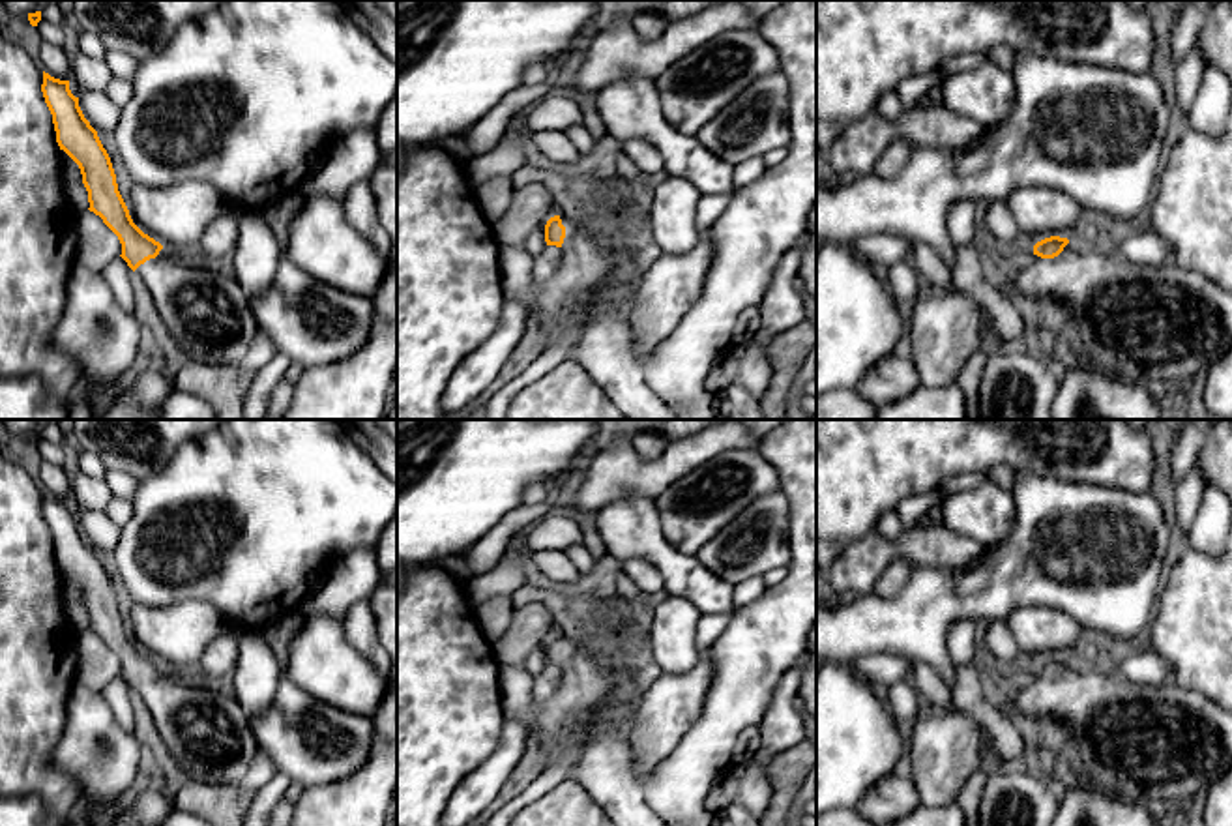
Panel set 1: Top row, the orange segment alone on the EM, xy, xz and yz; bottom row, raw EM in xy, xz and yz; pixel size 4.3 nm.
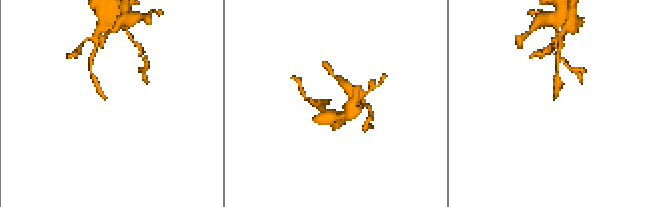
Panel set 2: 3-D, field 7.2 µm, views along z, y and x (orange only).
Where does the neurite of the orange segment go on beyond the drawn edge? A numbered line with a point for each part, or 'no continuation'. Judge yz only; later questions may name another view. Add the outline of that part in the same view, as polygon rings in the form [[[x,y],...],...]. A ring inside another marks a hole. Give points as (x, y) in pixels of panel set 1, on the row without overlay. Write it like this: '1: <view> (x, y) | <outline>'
1: yz (1146, 742) | [[[1069,661],[1054,678],[1019,680],[1000,702],[1026,730],[1056,738],[1062,725],[1071,725],[1075,745],[1065,759],[1082,768],[1092,785],[1129,802],[1161,805],[1204,792],[1232,764],[1232,710],[1174,680],[1140,684],[1101,665]]]

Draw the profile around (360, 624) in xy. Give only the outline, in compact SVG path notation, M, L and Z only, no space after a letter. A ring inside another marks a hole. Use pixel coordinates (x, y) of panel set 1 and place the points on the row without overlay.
M369 599L352 605L345 616L345 631L348 642L363 654L382 676L388 678L389 656L378 641L376 618Z

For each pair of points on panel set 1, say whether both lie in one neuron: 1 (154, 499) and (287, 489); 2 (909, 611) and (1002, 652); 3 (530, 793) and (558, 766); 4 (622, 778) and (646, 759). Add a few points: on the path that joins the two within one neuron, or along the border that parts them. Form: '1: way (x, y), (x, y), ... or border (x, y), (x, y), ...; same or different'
1: way (188, 497), (253, 491); same
2: border (1004, 622), (989, 624); different
3: way (538, 785), (551, 774); same
4: border (626, 742), (633, 765); different

